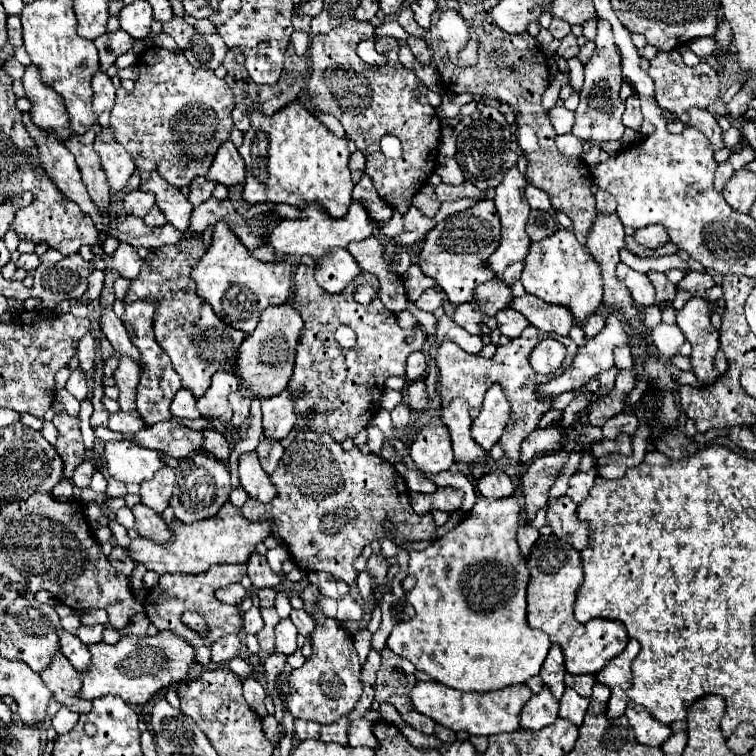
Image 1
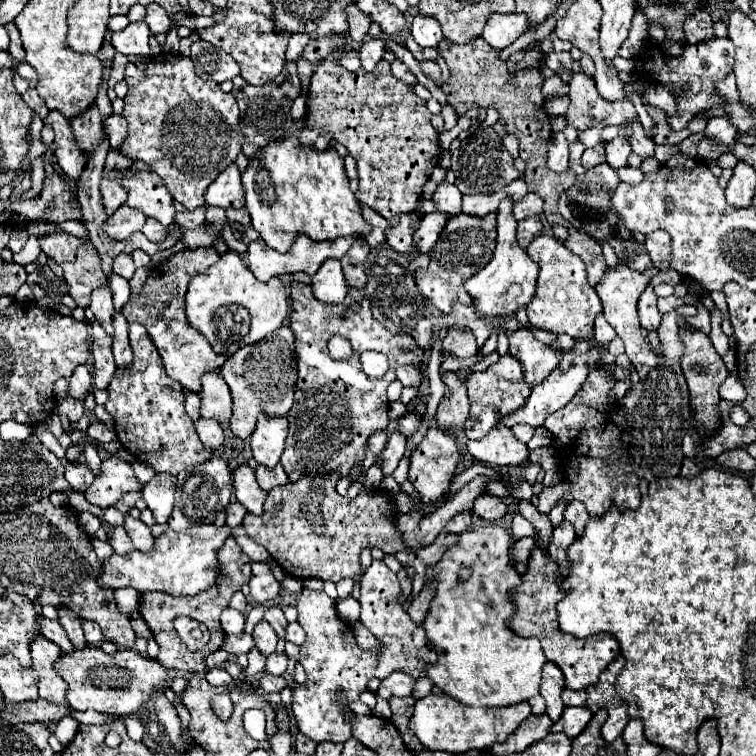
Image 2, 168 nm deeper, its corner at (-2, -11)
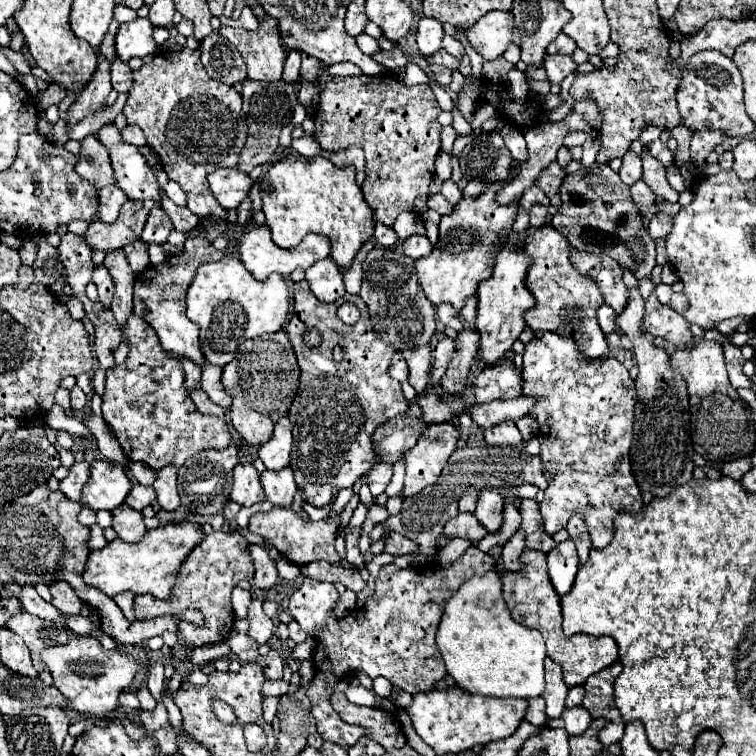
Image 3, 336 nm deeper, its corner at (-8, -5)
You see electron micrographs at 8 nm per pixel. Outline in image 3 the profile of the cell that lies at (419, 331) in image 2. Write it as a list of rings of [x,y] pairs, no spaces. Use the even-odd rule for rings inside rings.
[[[431,343],[419,345],[413,351],[401,351],[401,353],[409,363],[409,383],[413,385],[417,395],[423,395],[431,373],[431,353],[433,353]]]

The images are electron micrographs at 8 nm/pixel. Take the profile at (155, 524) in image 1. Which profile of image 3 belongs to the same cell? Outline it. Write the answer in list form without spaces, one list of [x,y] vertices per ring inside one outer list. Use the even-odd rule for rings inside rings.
[[[121,505],[113,511],[113,529],[117,531],[119,539],[123,539],[127,543],[137,543],[147,533],[143,519],[145,517],[141,511],[135,511],[127,505]]]

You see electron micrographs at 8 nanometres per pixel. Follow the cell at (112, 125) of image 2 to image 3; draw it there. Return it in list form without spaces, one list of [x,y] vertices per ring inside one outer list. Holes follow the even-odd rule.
[[[127,125],[125,129],[121,129],[121,139],[123,139],[123,143],[129,143],[129,145],[137,145],[137,147],[145,145],[145,135],[137,125],[133,125],[133,127]]]

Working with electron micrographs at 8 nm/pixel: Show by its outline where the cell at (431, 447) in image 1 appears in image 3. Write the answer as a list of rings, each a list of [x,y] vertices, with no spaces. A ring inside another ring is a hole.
[[[431,423],[419,437],[415,447],[403,453],[407,475],[403,495],[417,495],[421,489],[433,485],[451,453],[457,449],[459,429],[453,423]]]

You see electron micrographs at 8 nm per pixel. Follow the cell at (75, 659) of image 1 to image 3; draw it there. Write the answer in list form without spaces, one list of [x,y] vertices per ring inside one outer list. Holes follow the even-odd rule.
[[[23,585],[23,591],[21,591],[19,599],[21,599],[25,611],[29,611],[29,613],[33,613],[33,615],[37,615],[37,617],[49,619],[49,621],[53,621],[53,623],[57,623],[57,625],[61,625],[61,627],[67,627],[61,611],[59,611],[57,607],[53,607],[51,603],[43,601],[43,599],[37,595],[37,591],[35,591],[33,585]]]

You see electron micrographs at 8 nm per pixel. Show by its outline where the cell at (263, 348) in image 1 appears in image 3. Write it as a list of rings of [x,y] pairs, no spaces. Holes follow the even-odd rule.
[[[285,331],[261,335],[251,341],[251,347],[239,353],[223,367],[223,385],[233,395],[229,417],[233,427],[251,445],[265,443],[279,417],[287,415],[291,401],[299,389],[299,365],[291,341]]]

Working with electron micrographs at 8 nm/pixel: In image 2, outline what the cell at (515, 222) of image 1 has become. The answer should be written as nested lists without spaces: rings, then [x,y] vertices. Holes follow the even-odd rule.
[[[503,199],[497,211],[497,245],[493,251],[491,261],[477,273],[473,275],[467,283],[465,283],[465,291],[471,295],[475,311],[479,317],[507,317],[507,315],[515,315],[519,307],[527,307],[535,295],[535,281],[537,281],[537,263],[533,263],[527,255],[525,249],[519,247],[517,239],[517,221],[513,219],[513,203],[509,199]]]

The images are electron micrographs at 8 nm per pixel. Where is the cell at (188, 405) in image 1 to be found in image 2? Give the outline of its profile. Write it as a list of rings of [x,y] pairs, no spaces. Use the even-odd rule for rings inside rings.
[[[185,389],[185,409],[187,409],[187,415],[191,419],[199,417],[199,393]]]

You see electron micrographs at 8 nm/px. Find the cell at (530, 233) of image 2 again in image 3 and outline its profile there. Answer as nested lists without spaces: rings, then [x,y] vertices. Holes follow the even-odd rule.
[[[535,205],[531,209],[531,221],[529,221],[529,225],[533,229],[537,229],[537,227],[541,227],[545,223],[545,217],[547,217],[547,207],[545,205]]]

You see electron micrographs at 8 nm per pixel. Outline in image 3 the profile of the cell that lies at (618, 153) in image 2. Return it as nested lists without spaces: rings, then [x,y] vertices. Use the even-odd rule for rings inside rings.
[[[631,149],[625,153],[625,157],[621,161],[623,161],[623,165],[619,169],[619,175],[625,185],[631,185],[637,179],[641,179],[641,159]]]

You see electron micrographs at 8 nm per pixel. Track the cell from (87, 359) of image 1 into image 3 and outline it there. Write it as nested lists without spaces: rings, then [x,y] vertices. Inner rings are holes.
[[[75,385],[71,389],[71,407],[73,407],[73,411],[81,411],[81,409],[85,409],[85,405],[87,405],[87,395]]]

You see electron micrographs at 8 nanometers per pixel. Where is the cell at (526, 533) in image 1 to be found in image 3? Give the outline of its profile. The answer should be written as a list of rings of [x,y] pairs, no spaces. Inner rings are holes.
[[[515,531],[515,535],[503,545],[503,563],[509,571],[519,571],[523,567],[521,553],[523,553],[523,531]]]

